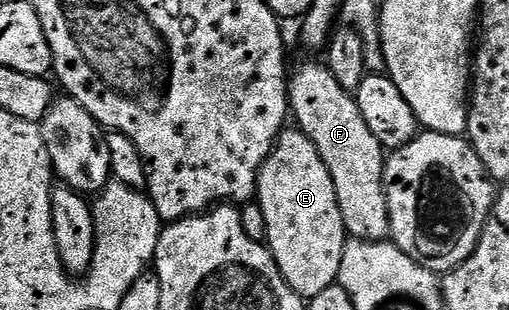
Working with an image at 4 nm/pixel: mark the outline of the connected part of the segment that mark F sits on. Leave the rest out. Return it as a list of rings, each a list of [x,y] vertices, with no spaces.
[[[307,61],[299,70],[292,72],[289,77],[289,109],[297,120],[298,128],[317,147],[329,175],[333,179],[333,187],[337,191],[337,203],[341,207],[341,219],[348,234],[356,241],[386,241],[391,231],[387,192],[383,186],[383,167],[385,150],[383,145],[369,131],[365,118],[357,107],[354,96],[328,71],[326,64]]]

